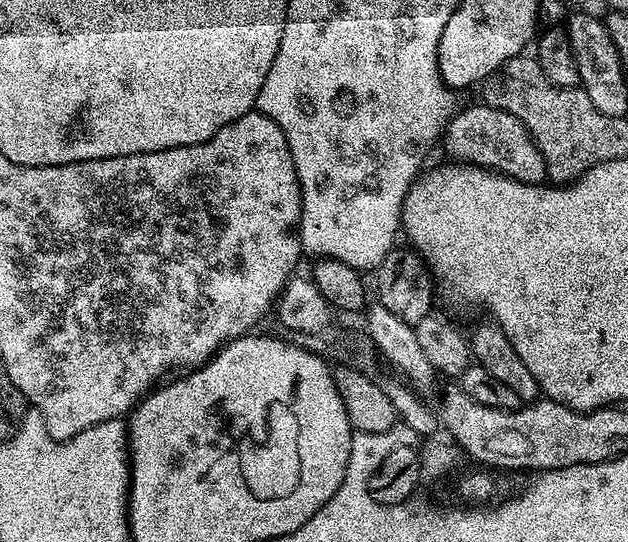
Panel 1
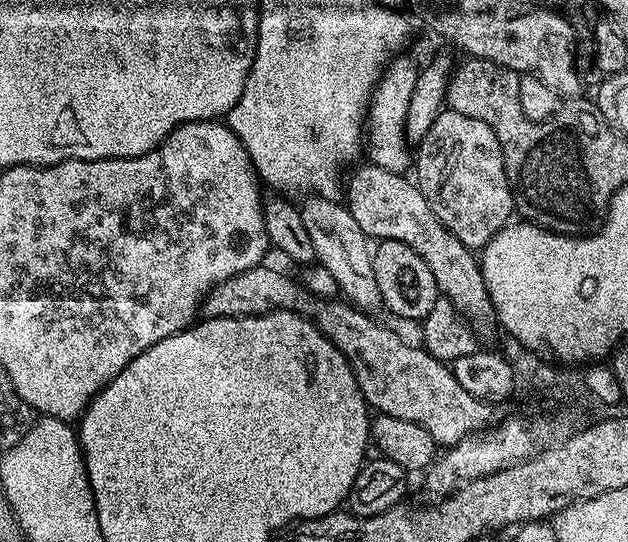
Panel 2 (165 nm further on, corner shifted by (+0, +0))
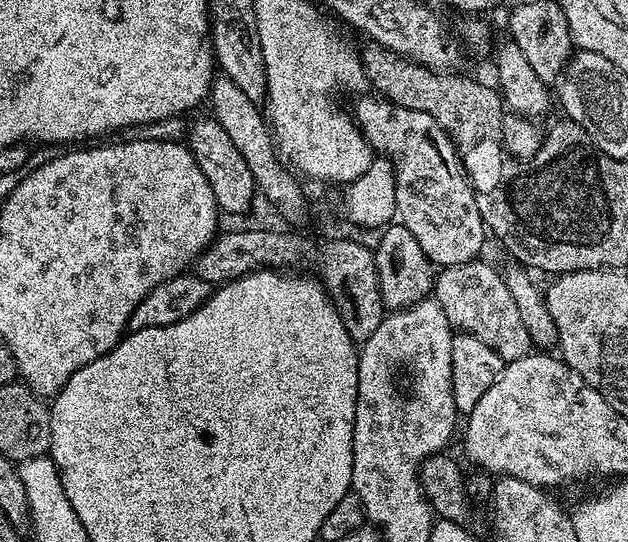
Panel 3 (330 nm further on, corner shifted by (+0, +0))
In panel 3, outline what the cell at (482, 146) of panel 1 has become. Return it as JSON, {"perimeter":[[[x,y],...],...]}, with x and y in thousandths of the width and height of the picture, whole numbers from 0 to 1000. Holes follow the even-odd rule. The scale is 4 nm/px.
{"perimeter":[[[580,177],[568,188],[564,220],[588,269],[623,295],[631,312],[631,399],[635,411],[643,413],[646,424],[659,432],[659,439],[666,439],[672,469],[678,469],[689,491],[715,494],[760,478],[771,458],[774,423],[768,395],[761,391],[758,352],[752,349],[752,336],[739,315],[725,258],[713,249],[709,236],[691,225],[691,218],[685,218],[685,210],[672,210],[672,203],[635,199],[619,185],[592,177]]]}

